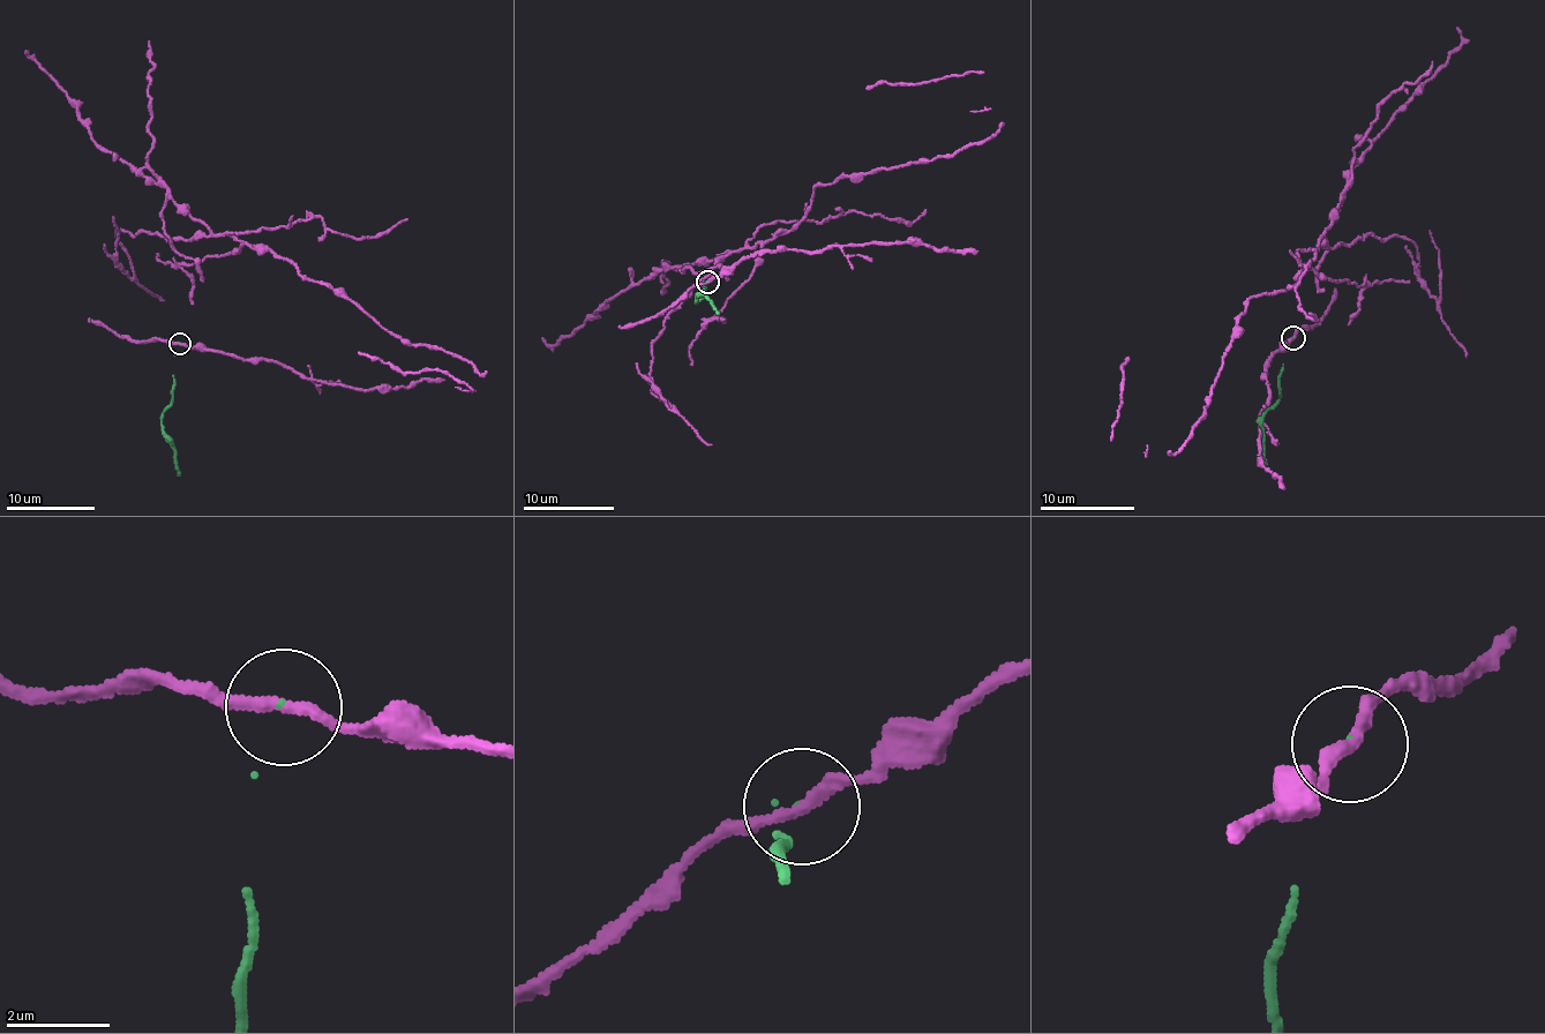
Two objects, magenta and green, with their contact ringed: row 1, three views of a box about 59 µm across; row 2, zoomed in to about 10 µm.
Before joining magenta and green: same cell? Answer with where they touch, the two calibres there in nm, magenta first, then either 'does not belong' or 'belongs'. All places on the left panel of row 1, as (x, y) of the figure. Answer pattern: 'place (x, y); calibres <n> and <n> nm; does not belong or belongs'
place (179, 344); calibres 240 and 30 nm; does not belong

